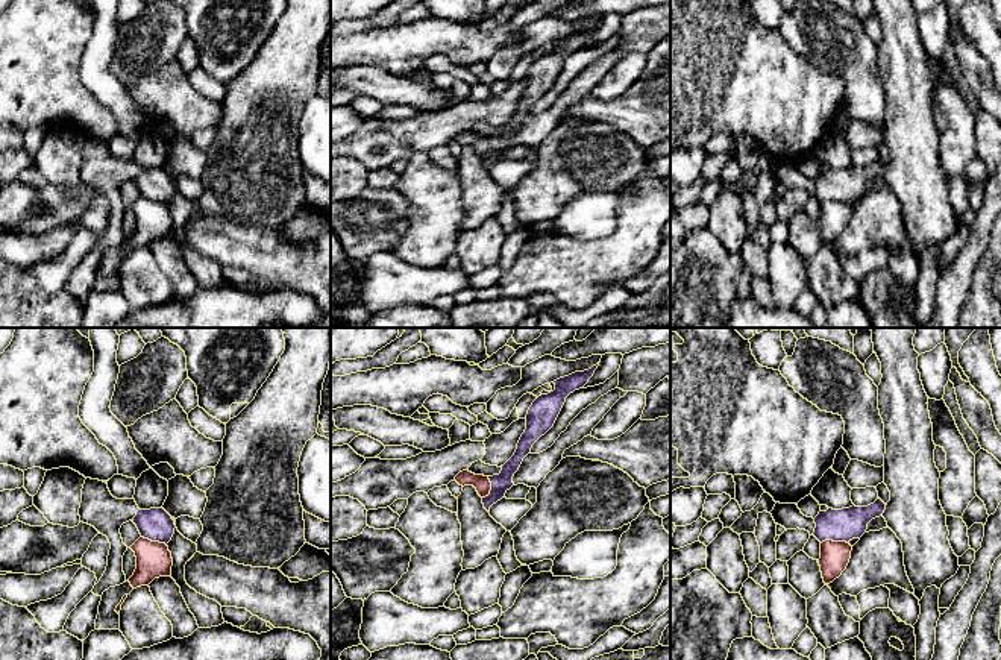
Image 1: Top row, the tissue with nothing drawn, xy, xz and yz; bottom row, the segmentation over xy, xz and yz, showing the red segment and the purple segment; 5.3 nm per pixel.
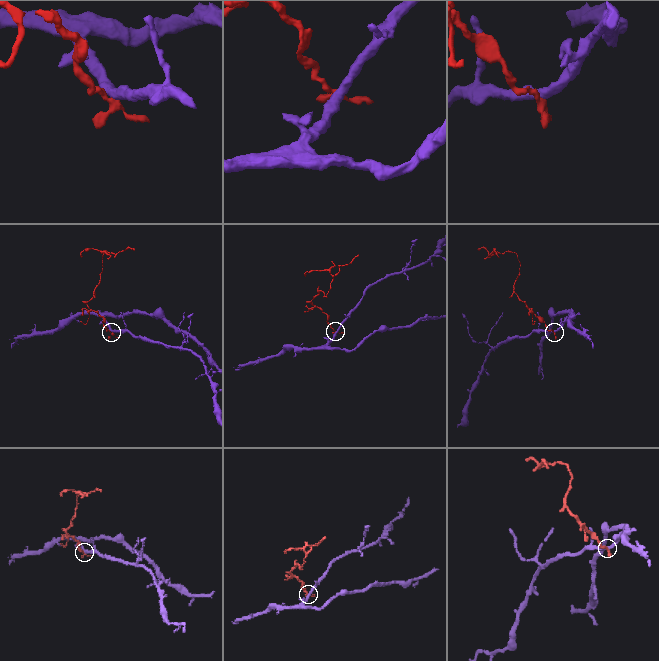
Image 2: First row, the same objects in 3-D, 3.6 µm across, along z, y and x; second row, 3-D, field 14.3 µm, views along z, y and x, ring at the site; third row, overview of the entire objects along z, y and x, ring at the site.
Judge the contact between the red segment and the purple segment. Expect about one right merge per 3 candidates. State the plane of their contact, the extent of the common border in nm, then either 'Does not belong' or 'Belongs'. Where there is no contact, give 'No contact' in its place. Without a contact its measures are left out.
Touches red in yz. Shared border 140 nm. Does not belong

